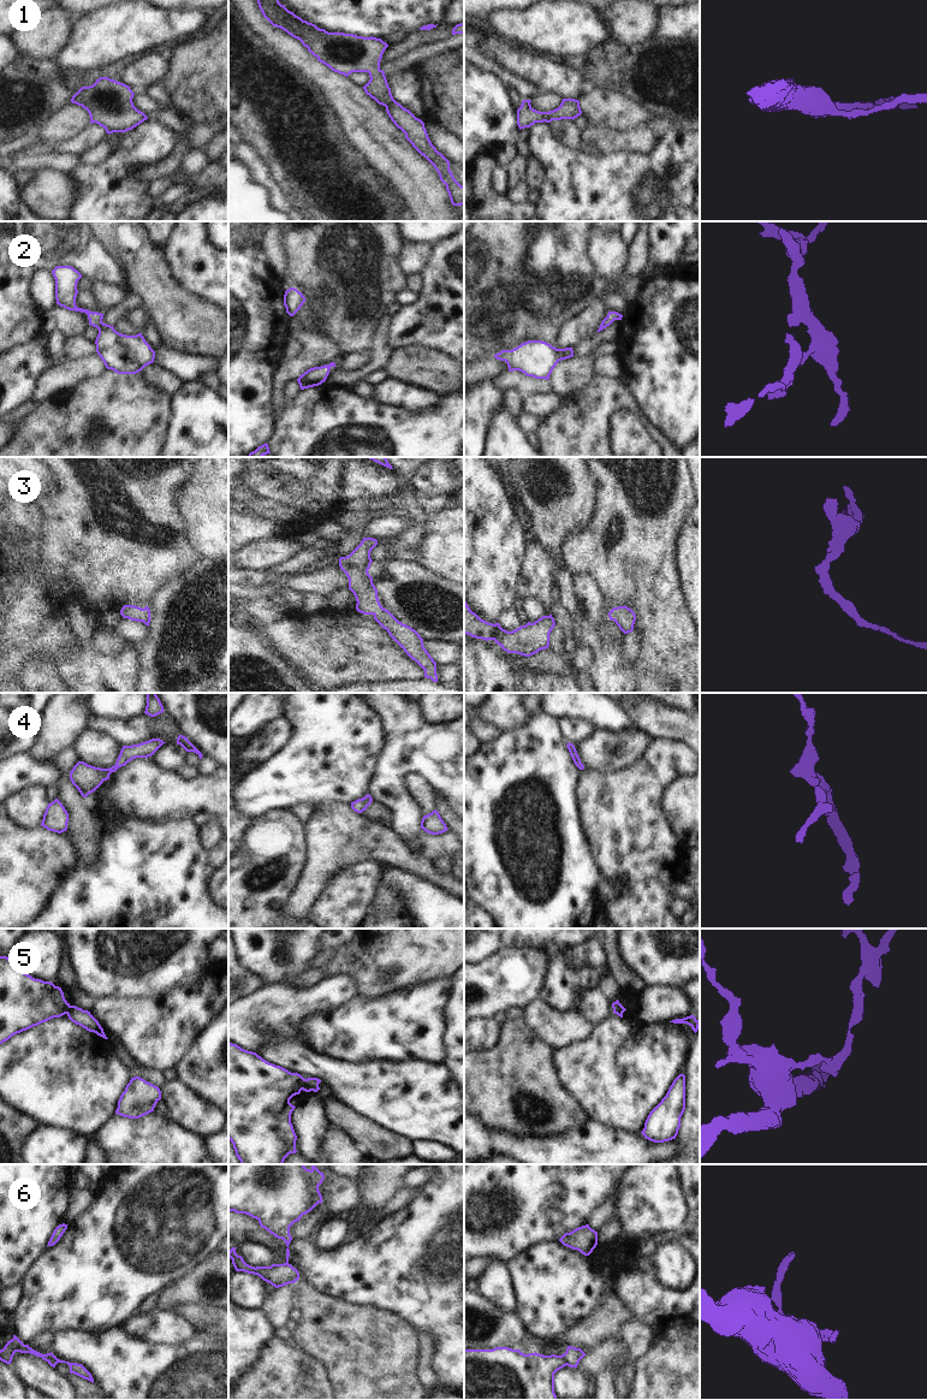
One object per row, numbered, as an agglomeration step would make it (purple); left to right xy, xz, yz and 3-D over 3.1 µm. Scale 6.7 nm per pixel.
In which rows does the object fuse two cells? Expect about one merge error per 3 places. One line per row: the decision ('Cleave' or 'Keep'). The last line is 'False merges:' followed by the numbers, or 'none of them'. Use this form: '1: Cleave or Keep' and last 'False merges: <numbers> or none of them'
1: Keep
2: Keep
3: Keep
4: Keep
5: Cleave
6: Cleave
False merges: 5, 6.

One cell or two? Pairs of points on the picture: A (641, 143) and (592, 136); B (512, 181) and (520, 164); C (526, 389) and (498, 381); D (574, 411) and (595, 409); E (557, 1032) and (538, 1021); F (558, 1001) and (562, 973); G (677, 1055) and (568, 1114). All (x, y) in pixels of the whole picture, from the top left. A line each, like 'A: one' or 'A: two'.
A: one
B: one
C: one
D: one
E: one
F: one
G: two

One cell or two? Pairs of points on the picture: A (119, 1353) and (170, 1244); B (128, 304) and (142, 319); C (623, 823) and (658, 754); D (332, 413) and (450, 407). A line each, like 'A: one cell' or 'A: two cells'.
A: two cells
B: two cells
C: one cell
D: one cell

